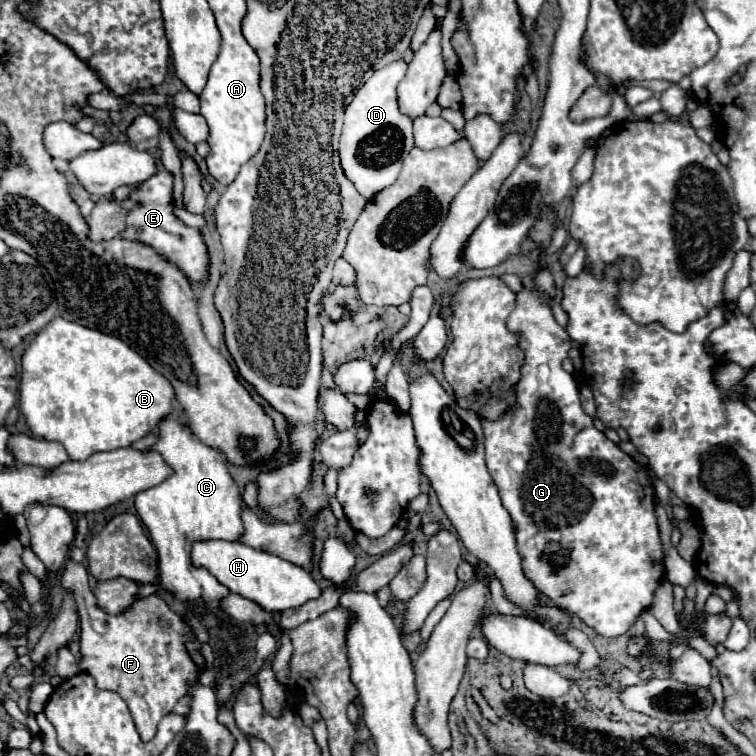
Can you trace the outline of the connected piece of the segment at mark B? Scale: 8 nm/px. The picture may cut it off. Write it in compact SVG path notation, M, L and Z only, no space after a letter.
M62 317L52 319L24 351L18 392L19 410L26 417L26 425L32 433L36 437L62 443L72 461L88 459L96 451L128 447L146 437L164 417L170 415L174 401L174 387L170 387L170 381L154 371L150 363L146 363L146 359L124 341L78 323L70 323Z

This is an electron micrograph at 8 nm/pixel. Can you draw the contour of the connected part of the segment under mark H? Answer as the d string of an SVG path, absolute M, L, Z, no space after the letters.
M230 541L194 543L192 561L198 567L200 565L206 567L232 593L252 599L268 611L284 611L284 609L300 607L322 595L318 583L310 577L308 571L276 555L270 555L266 551L254 551L252 547L246 547L244 543L230 543Z

